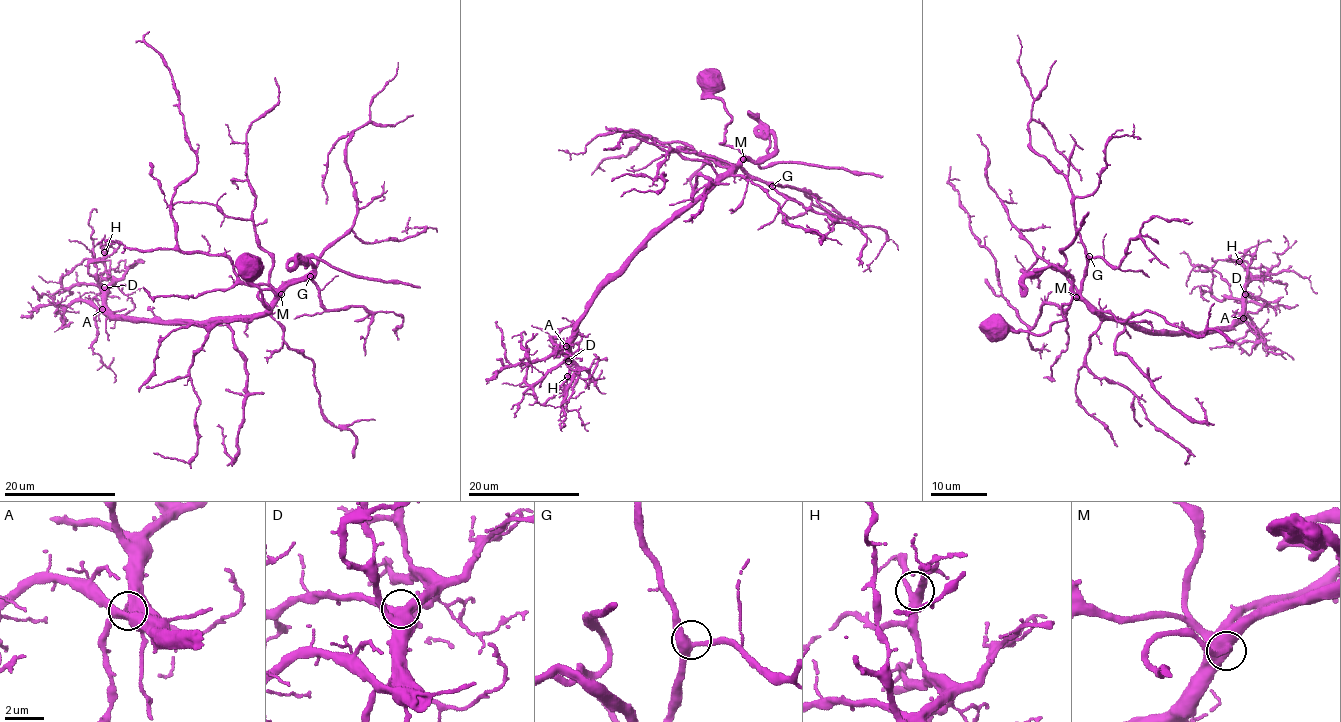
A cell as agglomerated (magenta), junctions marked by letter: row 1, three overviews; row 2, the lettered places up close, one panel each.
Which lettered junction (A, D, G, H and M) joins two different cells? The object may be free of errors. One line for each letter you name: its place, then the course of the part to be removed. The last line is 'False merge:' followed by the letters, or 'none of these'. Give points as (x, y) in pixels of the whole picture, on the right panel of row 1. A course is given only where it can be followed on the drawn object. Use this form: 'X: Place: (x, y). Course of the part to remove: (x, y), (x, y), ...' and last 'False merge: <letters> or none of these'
False merge: none of these

